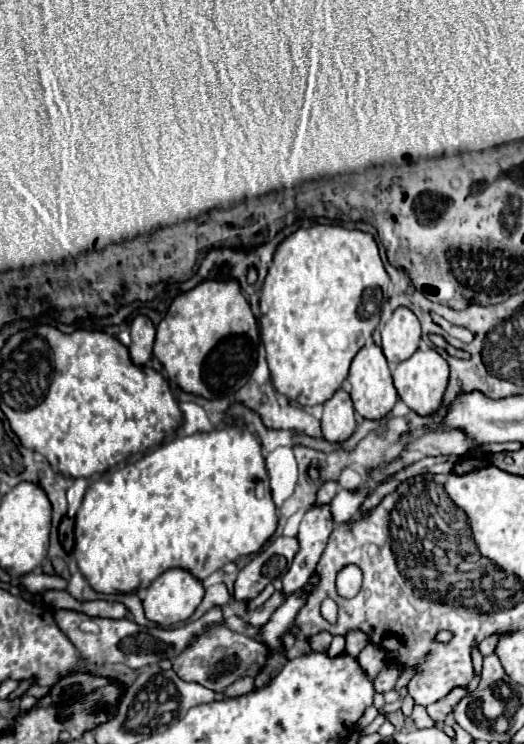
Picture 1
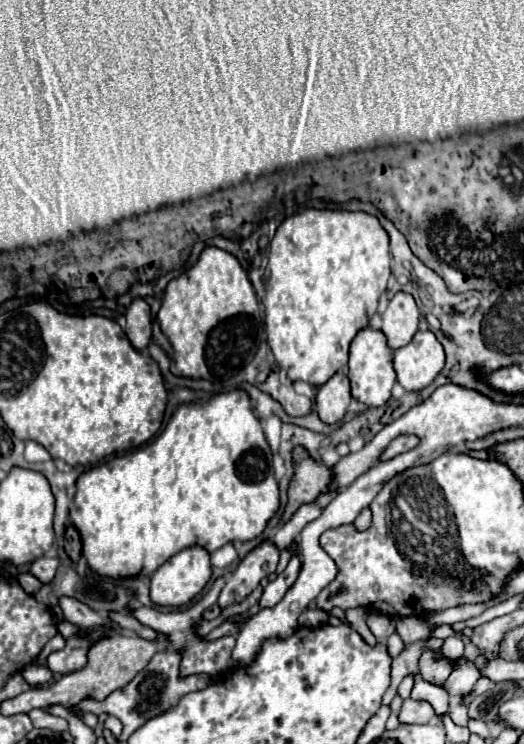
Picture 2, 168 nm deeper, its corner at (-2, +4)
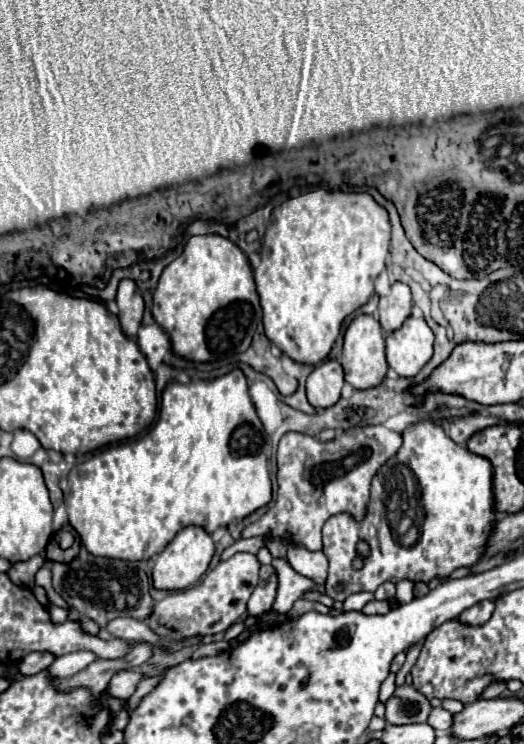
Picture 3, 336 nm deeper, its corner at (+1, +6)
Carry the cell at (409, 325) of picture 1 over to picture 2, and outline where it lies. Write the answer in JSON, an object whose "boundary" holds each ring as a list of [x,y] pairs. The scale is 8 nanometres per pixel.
{"boundary":[[[398,292],[386,312],[382,314],[382,332],[388,338],[388,346],[392,350],[398,350],[400,346],[406,346],[412,340],[412,334],[418,330],[418,306],[408,292]]]}

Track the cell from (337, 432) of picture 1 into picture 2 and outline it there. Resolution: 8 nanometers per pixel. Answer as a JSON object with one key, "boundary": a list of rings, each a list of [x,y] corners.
{"boundary":[[[336,372],[326,384],[318,386],[316,410],[322,422],[334,424],[340,422],[350,404],[350,382],[344,372]]]}

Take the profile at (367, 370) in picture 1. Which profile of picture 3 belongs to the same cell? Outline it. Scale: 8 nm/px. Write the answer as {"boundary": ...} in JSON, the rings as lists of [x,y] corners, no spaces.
{"boundary":[[[357,316],[345,330],[345,344],[341,354],[341,366],[345,370],[345,380],[357,390],[377,388],[387,374],[387,358],[385,358],[385,338],[379,322],[373,316]]]}

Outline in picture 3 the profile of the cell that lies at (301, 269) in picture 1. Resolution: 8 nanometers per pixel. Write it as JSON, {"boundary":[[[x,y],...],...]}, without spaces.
{"boundary":[[[315,190],[277,206],[263,236],[261,264],[255,270],[255,284],[263,308],[265,336],[279,346],[279,350],[299,364],[315,366],[327,360],[333,350],[343,322],[357,308],[367,304],[373,286],[389,254],[391,224],[385,208],[381,208],[369,194],[343,194]]]}

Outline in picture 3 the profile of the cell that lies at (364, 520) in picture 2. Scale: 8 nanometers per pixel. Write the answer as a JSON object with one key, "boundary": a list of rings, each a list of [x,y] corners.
{"boundary":[[[385,426],[351,428],[327,444],[299,432],[287,432],[277,450],[277,500],[255,524],[243,530],[243,538],[271,536],[301,544],[311,552],[322,550],[321,528],[329,516],[349,512],[357,522],[365,518],[371,480],[385,460],[397,454],[397,448],[401,448],[401,434]]]}

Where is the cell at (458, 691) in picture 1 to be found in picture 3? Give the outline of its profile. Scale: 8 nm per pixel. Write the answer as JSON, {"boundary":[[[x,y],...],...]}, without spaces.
{"boundary":[[[399,686],[395,694],[385,704],[385,720],[389,724],[413,724],[413,722],[427,722],[431,712],[429,700],[417,692],[413,686]]]}

